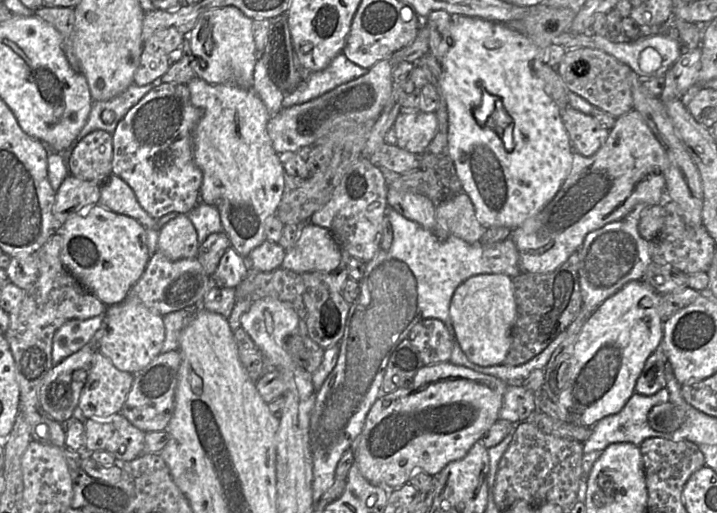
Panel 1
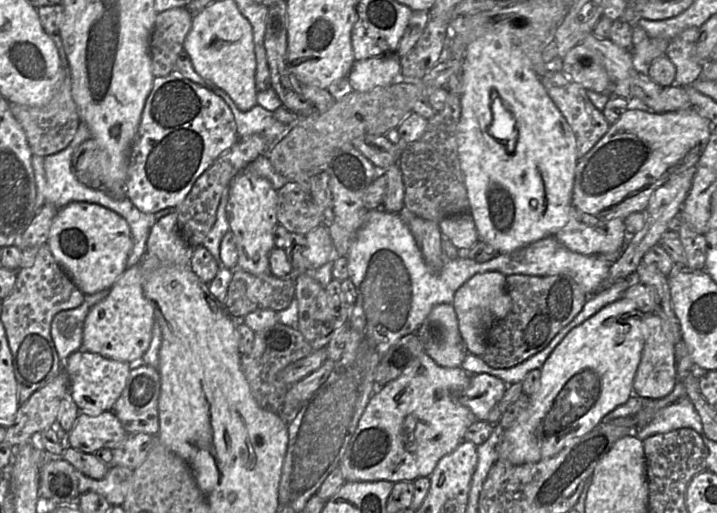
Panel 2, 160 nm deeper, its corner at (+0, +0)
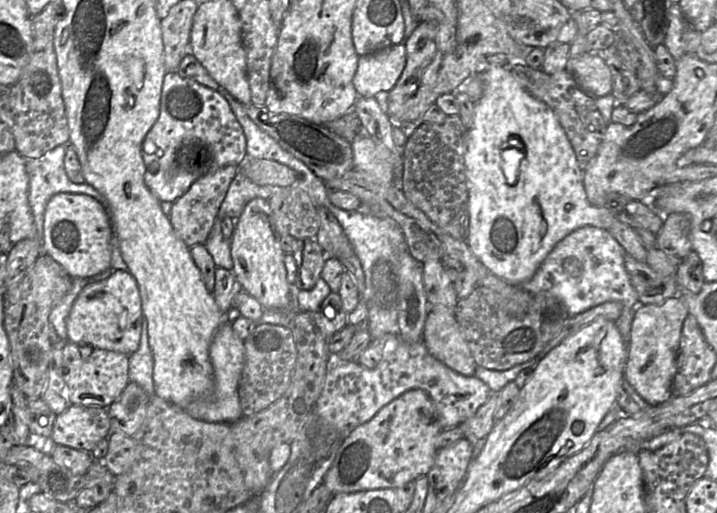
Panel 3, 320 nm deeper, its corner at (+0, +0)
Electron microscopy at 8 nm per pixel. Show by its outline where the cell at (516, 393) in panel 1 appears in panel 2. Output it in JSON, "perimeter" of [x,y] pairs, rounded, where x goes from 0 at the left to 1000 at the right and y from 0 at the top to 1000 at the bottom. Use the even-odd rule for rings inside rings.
{"perimeter":[[[671,727],[657,731],[656,749],[639,780],[654,795],[665,819],[679,821],[688,793],[699,780],[707,749],[699,739]]]}

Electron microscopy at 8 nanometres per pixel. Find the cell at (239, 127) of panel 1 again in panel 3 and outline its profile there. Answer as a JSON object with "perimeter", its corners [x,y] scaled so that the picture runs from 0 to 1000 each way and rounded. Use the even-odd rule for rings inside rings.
{"perimeter":[[[354,386],[343,398],[328,433],[321,483],[324,528],[339,565],[353,577],[368,602],[402,602],[406,595],[406,556],[400,546],[396,513],[399,493],[392,481],[391,456],[374,390]]]}

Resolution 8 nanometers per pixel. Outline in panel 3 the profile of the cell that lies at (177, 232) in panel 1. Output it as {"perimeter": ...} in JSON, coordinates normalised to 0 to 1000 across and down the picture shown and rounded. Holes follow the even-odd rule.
{"perimeter":[[[160,526],[149,544],[120,556],[106,579],[92,626],[93,661],[107,673],[181,692],[191,682],[199,606],[192,554],[181,530]]]}

